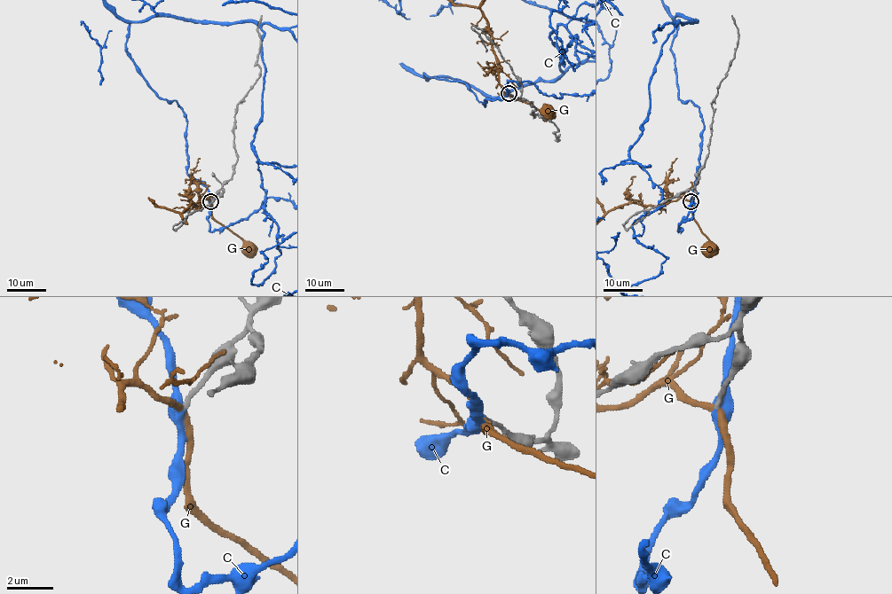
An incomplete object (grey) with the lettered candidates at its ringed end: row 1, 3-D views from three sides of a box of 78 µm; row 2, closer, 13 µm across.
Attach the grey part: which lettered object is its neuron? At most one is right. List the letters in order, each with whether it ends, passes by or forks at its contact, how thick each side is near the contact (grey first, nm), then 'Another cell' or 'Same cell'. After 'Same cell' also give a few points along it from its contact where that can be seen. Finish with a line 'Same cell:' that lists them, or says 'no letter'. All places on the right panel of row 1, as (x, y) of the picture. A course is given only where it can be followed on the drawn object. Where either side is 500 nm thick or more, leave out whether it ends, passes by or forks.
C: Thickness 220 nm (grey) against 500 nm. Same cell
G: It passes by. Thickness 220 nm (grey) against 240 nm. Another cell
Same cell: C

